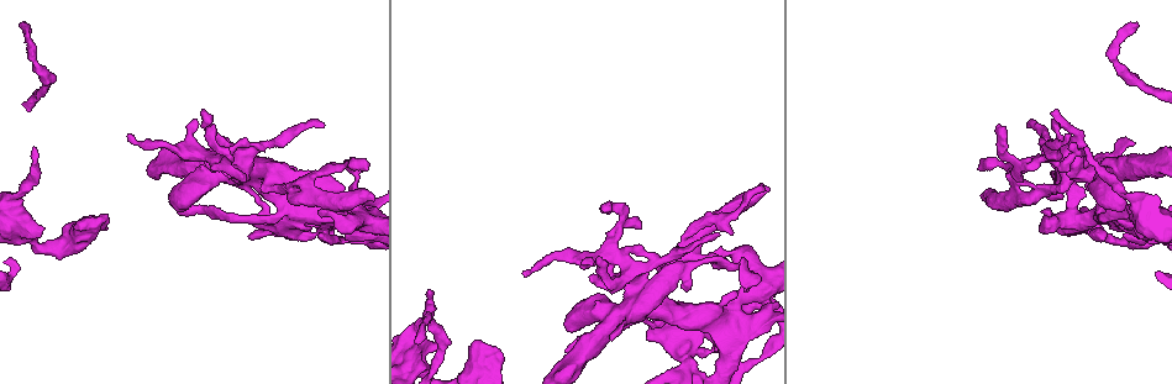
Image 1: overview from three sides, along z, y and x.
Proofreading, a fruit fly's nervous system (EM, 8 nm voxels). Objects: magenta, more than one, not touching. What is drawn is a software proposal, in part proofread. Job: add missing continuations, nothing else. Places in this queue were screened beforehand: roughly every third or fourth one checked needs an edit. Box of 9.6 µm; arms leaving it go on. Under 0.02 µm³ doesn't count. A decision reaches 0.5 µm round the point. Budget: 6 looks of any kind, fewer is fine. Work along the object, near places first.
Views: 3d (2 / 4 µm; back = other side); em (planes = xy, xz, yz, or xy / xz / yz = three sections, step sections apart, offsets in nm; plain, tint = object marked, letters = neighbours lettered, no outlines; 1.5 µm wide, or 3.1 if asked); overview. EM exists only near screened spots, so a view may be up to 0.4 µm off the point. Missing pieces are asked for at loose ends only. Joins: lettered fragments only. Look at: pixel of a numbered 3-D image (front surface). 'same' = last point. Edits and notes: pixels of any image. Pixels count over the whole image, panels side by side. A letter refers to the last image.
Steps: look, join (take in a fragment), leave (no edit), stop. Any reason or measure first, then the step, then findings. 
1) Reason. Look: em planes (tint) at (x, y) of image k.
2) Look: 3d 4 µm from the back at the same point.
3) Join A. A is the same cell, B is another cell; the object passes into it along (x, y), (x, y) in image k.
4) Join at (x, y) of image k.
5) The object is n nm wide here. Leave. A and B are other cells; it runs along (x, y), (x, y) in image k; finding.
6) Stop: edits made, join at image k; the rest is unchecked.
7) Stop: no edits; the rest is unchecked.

Branch stops here. Look: em planes (letters) at (1138, 23) of image 1.

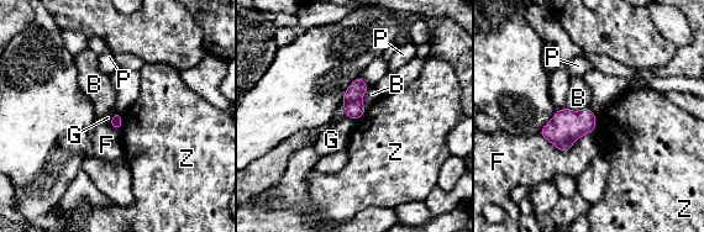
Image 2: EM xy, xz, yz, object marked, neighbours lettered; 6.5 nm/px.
Leave. B, F, G, P and Z are other cells; a border runs along (124, 114), (120, 131) in image 2; none of them fits.

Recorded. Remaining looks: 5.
Thick end. Look: 3d 2 µm at (701, 356) of image 1.

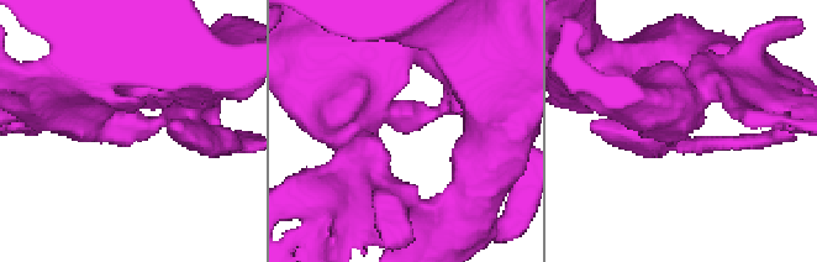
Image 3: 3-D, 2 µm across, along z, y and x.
Look: em planes (letters) at (409, 124) of image 3.

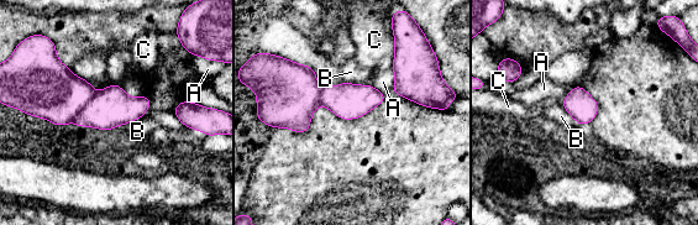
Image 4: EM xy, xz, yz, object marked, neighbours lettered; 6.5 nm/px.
Leave. A, B and C are other cells; a border runs along (344, 80), (351, 84), (371, 85) in image 4; no lettered fragment goes on from it.

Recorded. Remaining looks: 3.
Stops while still wide. Look: em xy step 8 (tint) at (717, 253) of image 1.

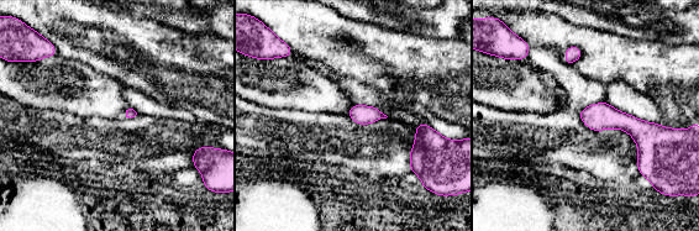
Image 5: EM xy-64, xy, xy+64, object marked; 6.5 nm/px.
Look: em planes (letters) at the same point.

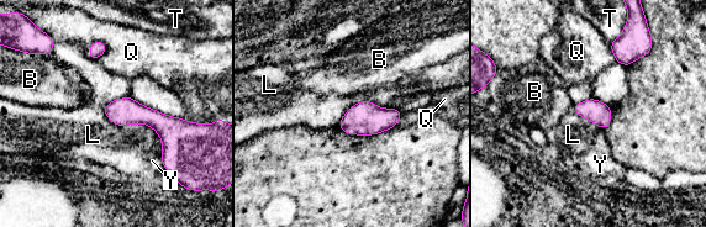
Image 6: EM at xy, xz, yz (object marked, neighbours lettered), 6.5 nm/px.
Leave. B, L, Q, T and Y are other cells; a border runs along (103, 107), (161, 138) in image 6; none of them fits.

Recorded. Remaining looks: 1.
Stop: no edits; the rest is unchecked.

